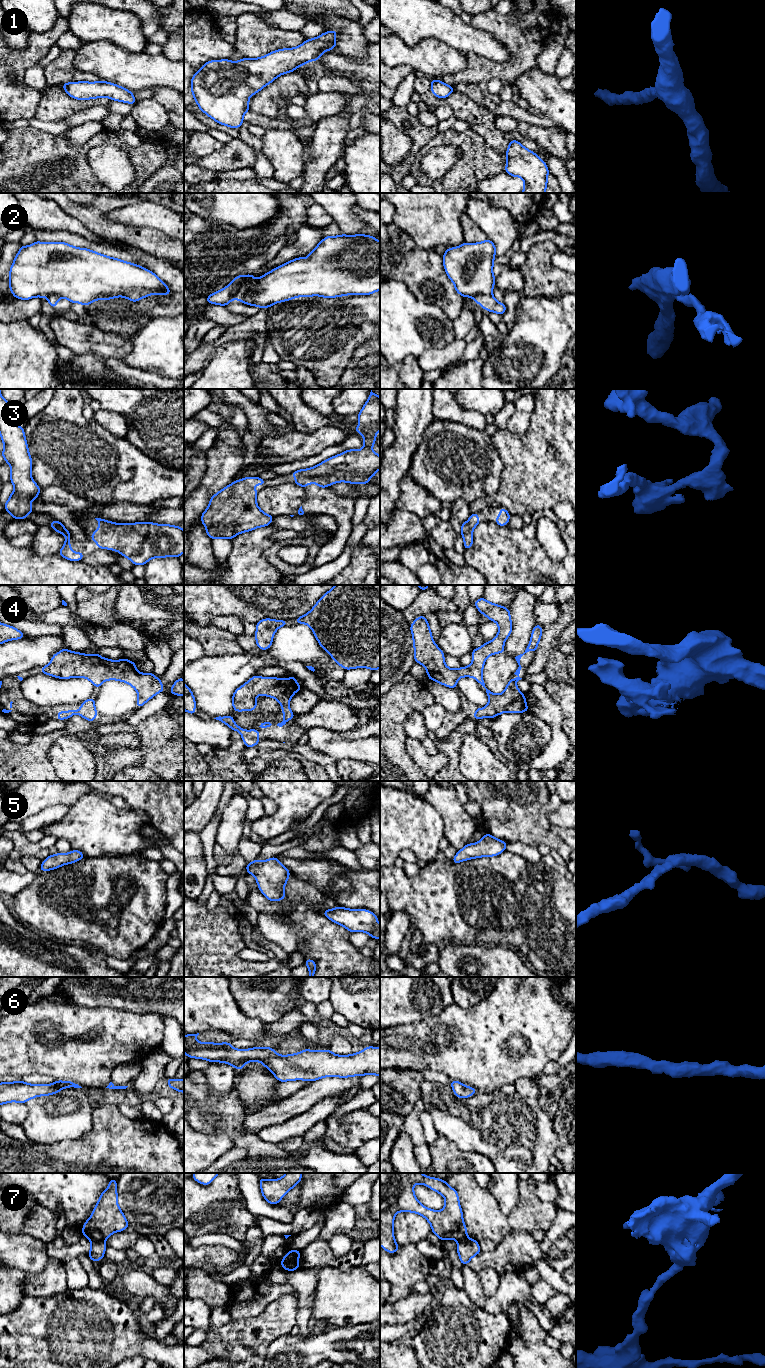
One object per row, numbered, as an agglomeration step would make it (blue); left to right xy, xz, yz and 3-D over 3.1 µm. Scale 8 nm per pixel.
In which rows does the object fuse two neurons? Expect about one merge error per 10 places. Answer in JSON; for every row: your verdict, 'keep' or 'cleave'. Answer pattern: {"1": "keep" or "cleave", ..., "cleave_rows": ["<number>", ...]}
{"1": "keep", "2": "cleave", "3": "keep", "4": "keep", "5": "keep", "6": "keep", "7": "cleave", "cleave_rows": ["2", "7"]}

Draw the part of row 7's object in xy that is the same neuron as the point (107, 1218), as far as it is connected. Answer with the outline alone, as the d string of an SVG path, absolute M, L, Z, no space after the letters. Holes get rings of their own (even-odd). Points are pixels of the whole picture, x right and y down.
M110 1178L108 1188L100 1194L91 1217L81 1233L90 1241L105 1242L113 1233L124 1231L129 1223L117 1203L117 1181Z

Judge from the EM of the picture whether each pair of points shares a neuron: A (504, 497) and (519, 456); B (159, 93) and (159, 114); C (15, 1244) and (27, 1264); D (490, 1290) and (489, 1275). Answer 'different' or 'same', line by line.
A: same
B: different
C: same
D: same

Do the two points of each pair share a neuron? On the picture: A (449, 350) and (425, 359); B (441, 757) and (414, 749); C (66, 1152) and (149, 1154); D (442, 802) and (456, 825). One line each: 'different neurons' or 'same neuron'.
A: same neuron
B: same neuron
C: same neuron
D: same neuron

